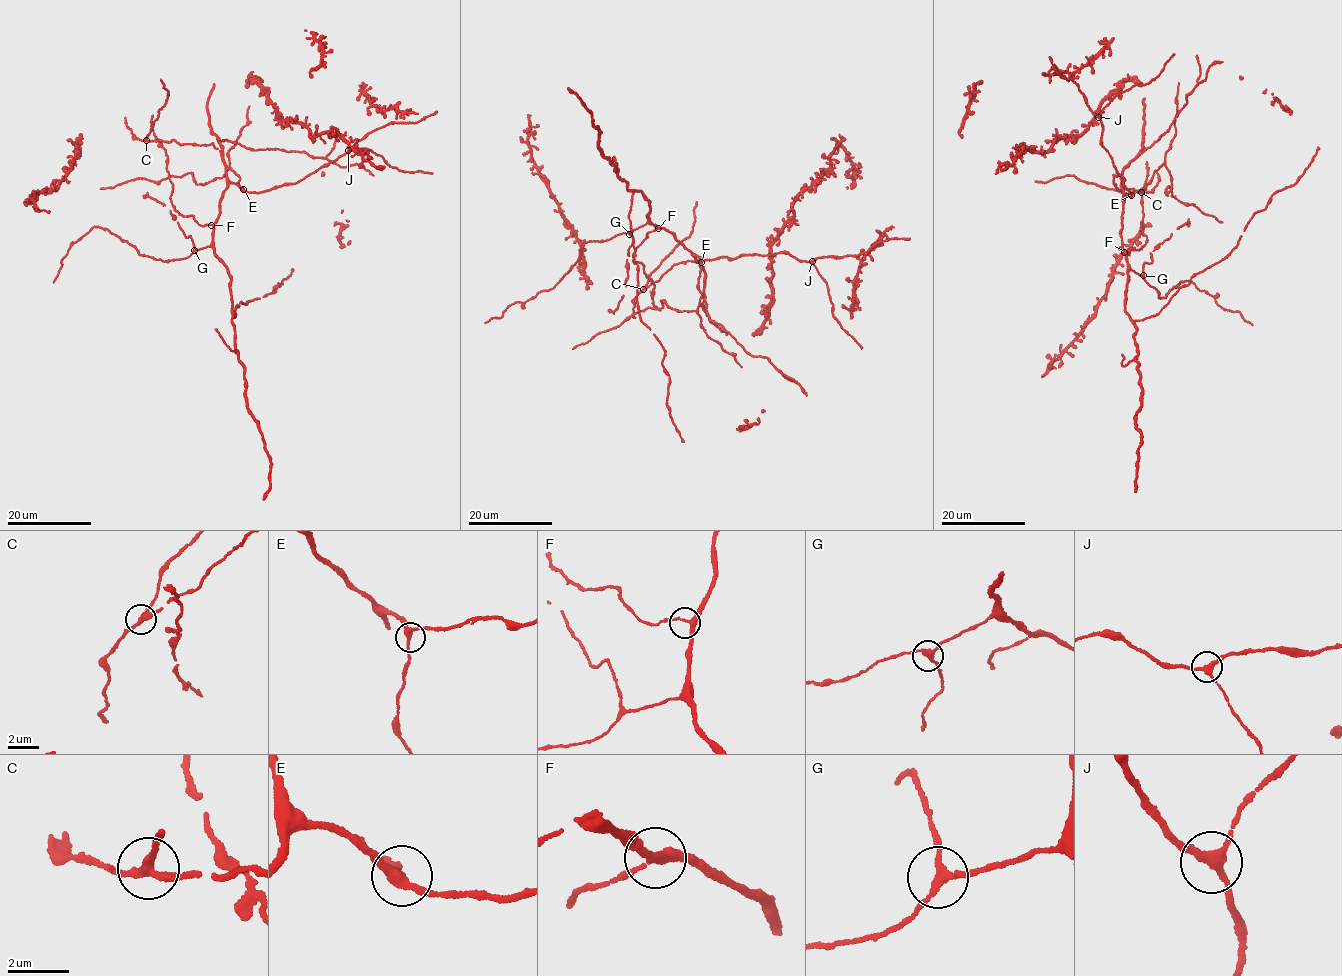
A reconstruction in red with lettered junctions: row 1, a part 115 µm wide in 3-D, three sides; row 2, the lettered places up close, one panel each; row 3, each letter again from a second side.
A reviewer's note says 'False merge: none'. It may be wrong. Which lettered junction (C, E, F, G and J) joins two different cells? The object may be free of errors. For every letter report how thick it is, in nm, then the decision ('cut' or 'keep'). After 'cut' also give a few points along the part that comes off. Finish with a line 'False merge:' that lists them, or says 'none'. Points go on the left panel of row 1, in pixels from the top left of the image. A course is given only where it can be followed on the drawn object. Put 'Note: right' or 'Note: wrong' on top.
Note: wrong
C: 240 nm | cut | (146, 140), (167, 98), (167, 90), (160, 79)
E: 240 nm | keep
F: 240 nm | keep
G: 200 nm | keep
J: 240 nm | keep
False merge: C

